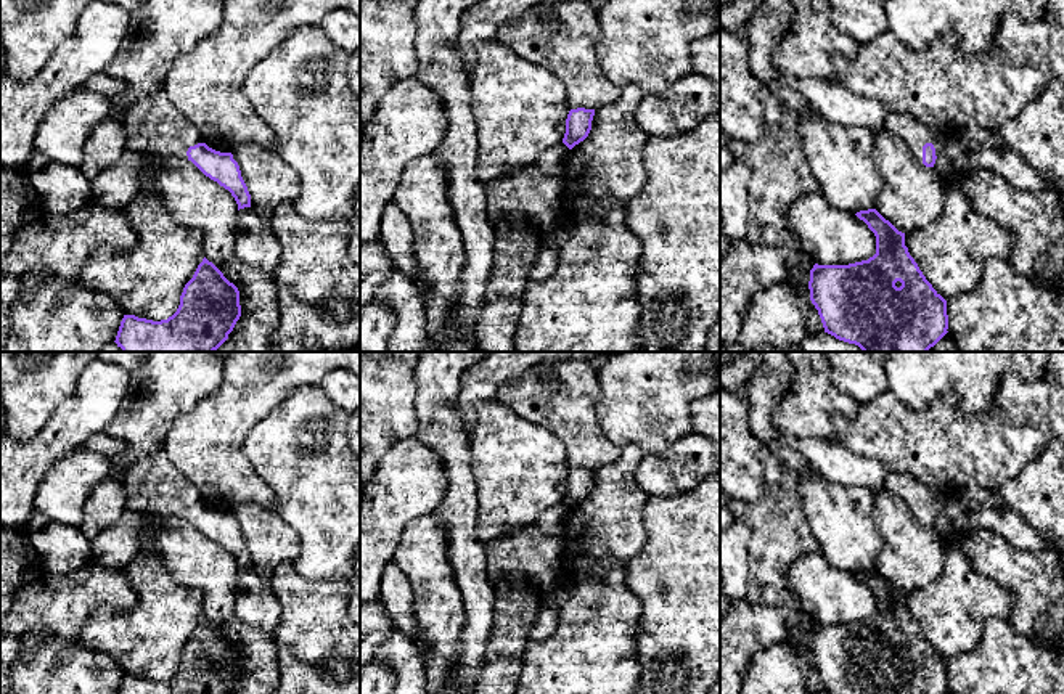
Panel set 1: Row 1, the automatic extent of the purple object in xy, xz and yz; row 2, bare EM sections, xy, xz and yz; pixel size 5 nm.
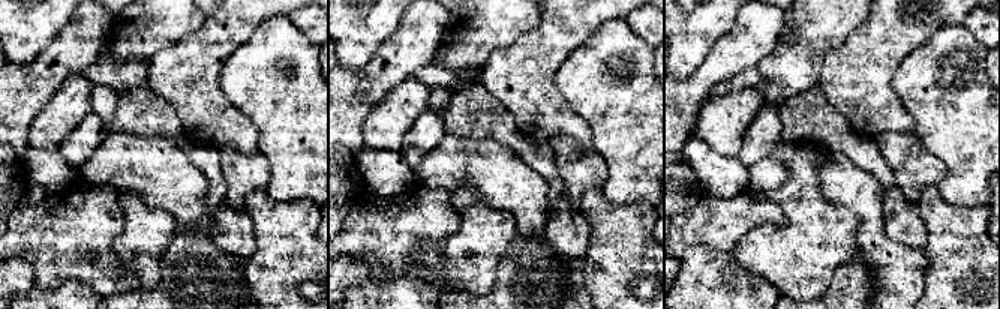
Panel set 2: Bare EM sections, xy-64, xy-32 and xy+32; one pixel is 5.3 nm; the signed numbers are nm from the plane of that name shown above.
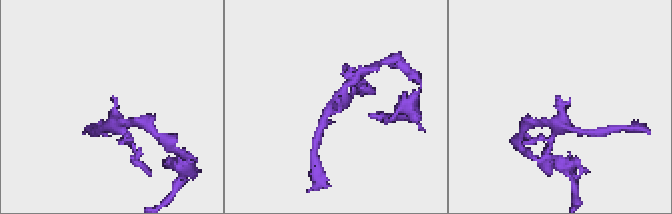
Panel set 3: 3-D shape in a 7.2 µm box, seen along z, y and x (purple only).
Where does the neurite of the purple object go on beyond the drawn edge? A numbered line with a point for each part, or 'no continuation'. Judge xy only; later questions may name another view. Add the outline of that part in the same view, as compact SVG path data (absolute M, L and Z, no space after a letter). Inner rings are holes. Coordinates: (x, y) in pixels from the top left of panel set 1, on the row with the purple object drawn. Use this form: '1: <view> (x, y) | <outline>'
1: xy (153, 124) | M164 90L127 108L121 124L125 148L138 153L170 154L188 161L188 148L204 143L194 124L172 104Z

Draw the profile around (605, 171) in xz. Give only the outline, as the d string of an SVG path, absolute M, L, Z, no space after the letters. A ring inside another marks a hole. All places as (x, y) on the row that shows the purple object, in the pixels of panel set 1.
M625 85L614 103L595 109L588 137L566 161L561 218L572 225L600 220L641 191L643 148L649 135L635 116L645 95L638 85Z

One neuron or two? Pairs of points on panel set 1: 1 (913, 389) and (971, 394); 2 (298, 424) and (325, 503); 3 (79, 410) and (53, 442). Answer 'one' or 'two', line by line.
1: one
2: one
3: one

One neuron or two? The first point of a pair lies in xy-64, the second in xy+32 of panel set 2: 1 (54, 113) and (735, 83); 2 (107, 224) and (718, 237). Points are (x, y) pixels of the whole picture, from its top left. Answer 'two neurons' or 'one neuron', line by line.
1: two neurons
2: one neuron

